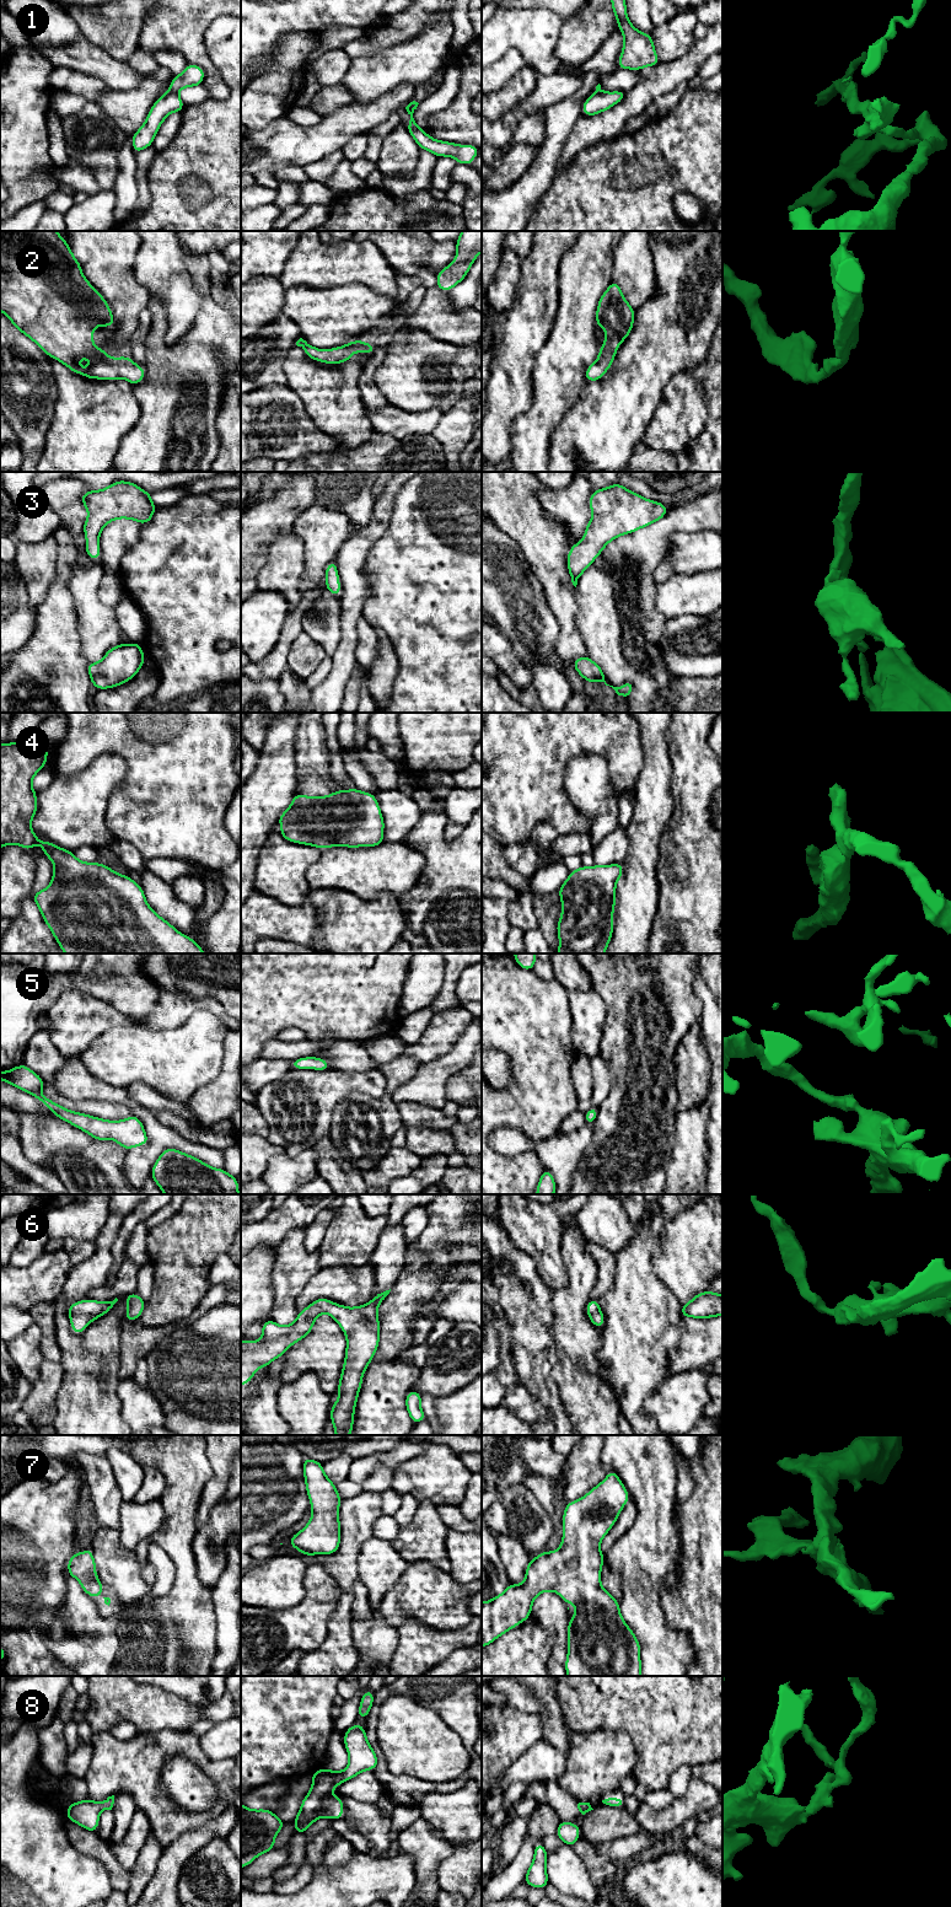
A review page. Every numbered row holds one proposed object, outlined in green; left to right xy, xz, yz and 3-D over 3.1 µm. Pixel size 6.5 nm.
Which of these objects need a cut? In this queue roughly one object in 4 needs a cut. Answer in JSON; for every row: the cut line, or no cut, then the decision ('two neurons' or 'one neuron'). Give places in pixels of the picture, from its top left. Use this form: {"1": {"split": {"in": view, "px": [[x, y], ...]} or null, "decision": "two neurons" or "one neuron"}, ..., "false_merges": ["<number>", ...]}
{"1": {"split": {"in": "xy", "px": [[168, 90], [176, 93]]}, "decision": "two neurons"}, "2": {"split": null, "decision": "one neuron"}, "3": {"split": null, "decision": "one neuron"}, "4": {"split": null, "decision": "one neuron"}, "5": {"split": null, "decision": "one neuron"}, "6": {"split": null, "decision": "one neuron"}, "7": {"split": null, "decision": "one neuron"}, "8": {"split": null, "decision": "one neuron"}, "false_merges": ["1"]}

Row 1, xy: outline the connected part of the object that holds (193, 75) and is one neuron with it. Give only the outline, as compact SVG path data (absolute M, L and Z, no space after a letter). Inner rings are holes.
M187 64L182 74L173 76L168 91L177 93L179 90L184 87L189 86L199 87L204 76L205 71L203 68L195 64Z

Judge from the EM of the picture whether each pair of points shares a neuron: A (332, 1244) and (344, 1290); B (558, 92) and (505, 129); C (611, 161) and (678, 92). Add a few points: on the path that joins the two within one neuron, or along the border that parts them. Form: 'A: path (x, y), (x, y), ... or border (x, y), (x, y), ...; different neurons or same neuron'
A: border (366, 1264), (331, 1264), (321, 1268); different neurons
B: path (544, 95), (516, 116); same neuron
C: border (686, 90), (682, 98), (667, 113); different neurons

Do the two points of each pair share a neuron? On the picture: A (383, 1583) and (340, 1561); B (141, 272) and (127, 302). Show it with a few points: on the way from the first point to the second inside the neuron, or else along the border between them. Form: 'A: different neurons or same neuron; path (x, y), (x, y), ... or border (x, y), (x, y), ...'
A: different neurons; border (363, 1542), (358, 1570), (366, 1589), (366, 1599)
B: different neurons; border (136, 252), (133, 277), (146, 290), (150, 299)

